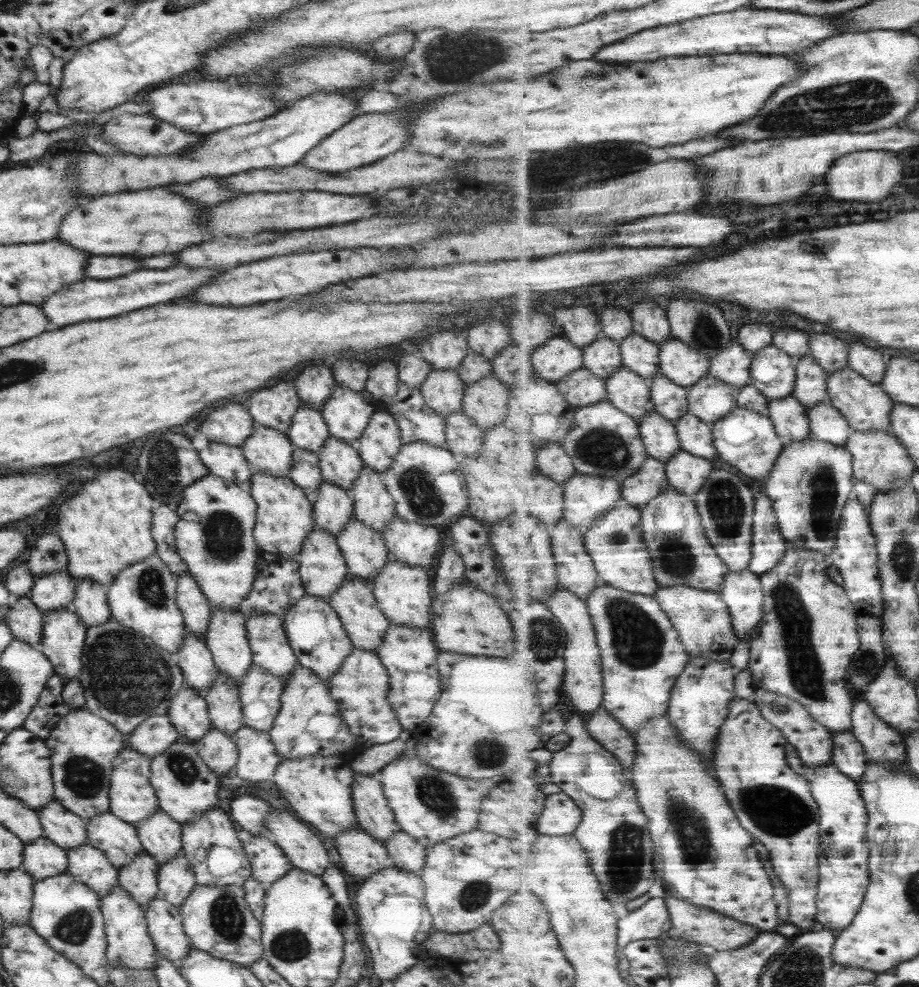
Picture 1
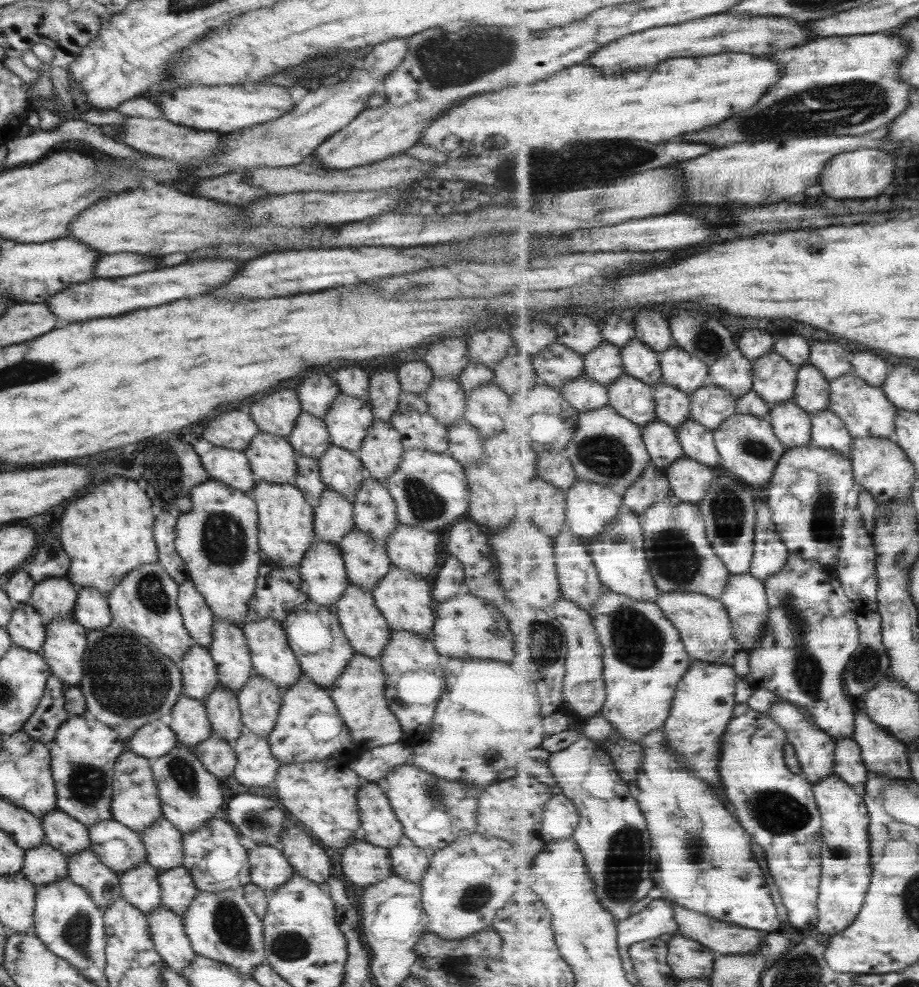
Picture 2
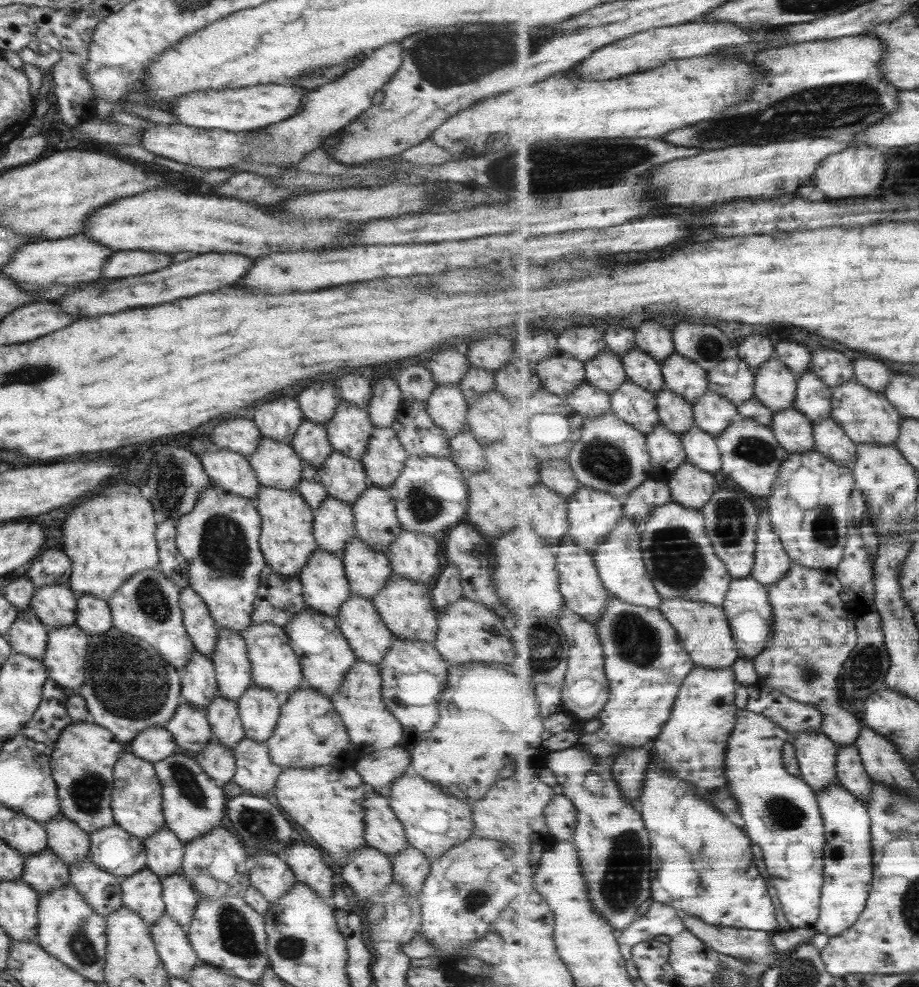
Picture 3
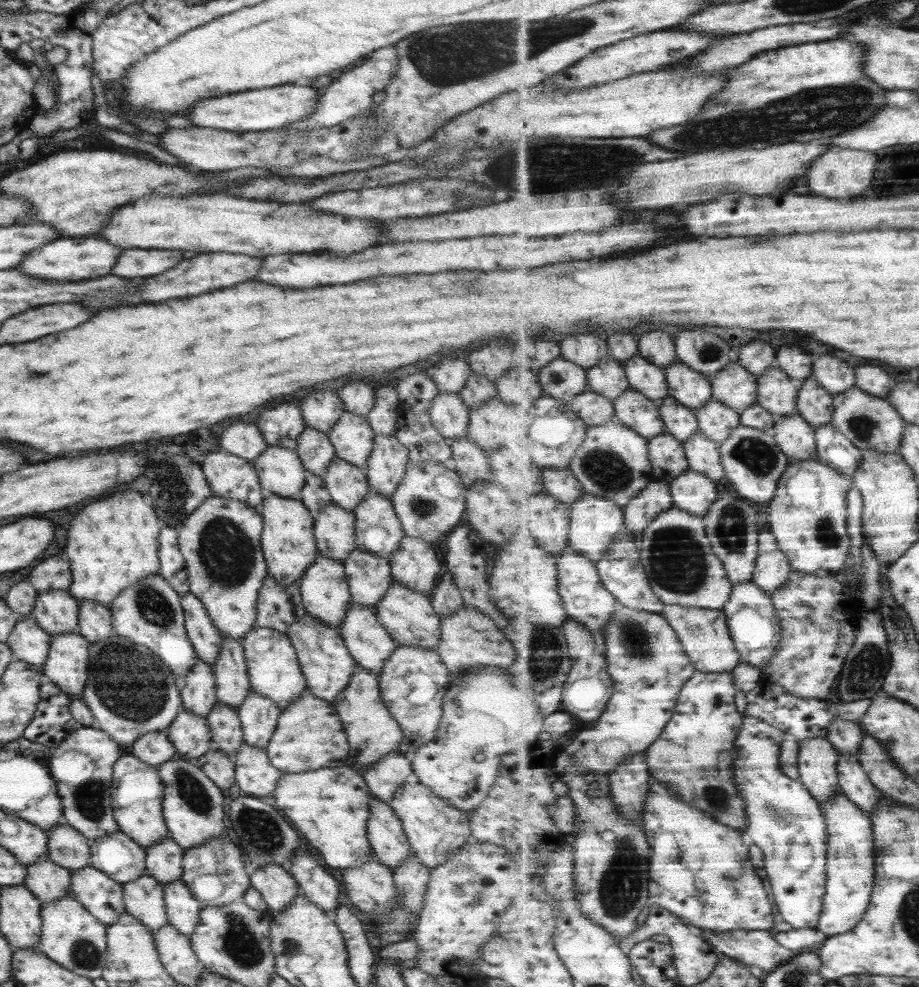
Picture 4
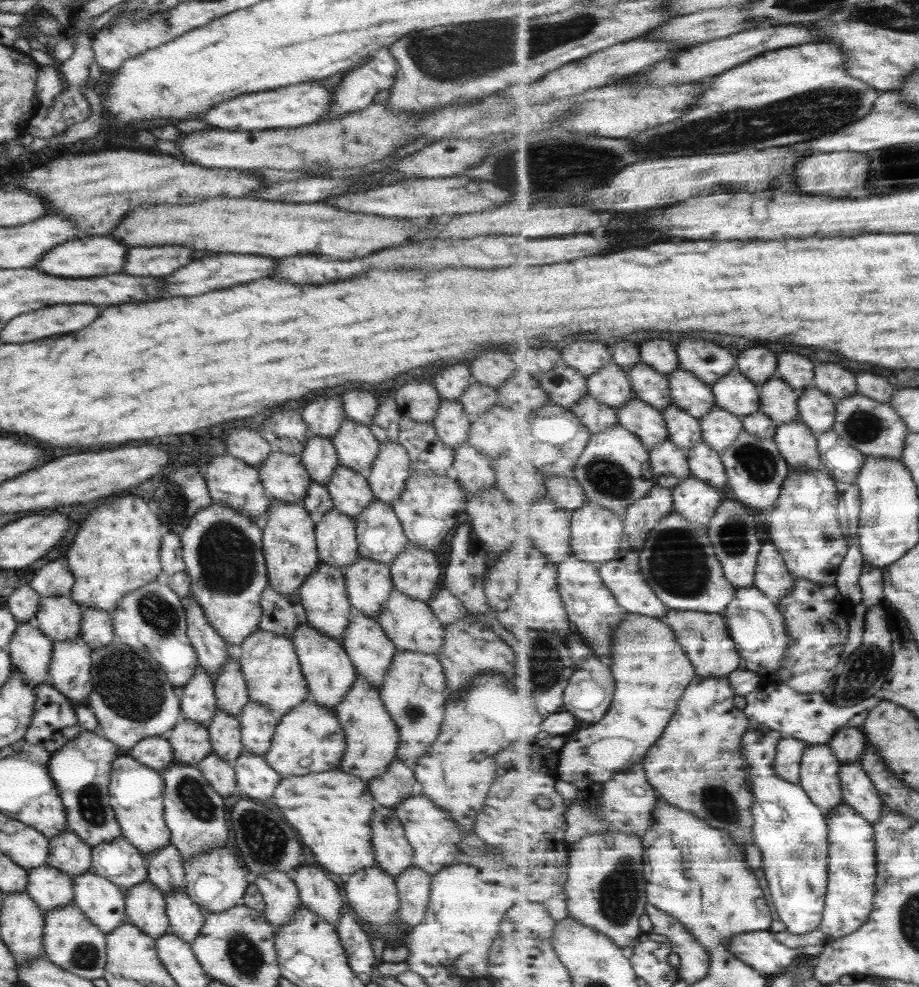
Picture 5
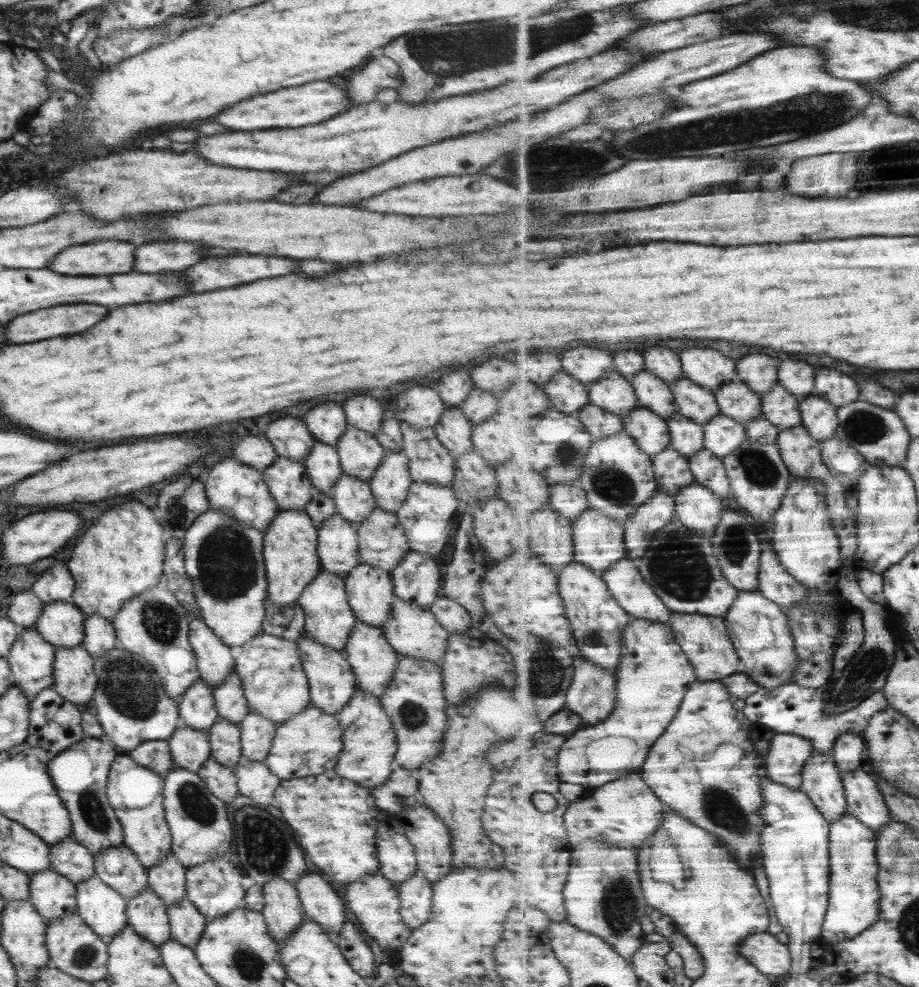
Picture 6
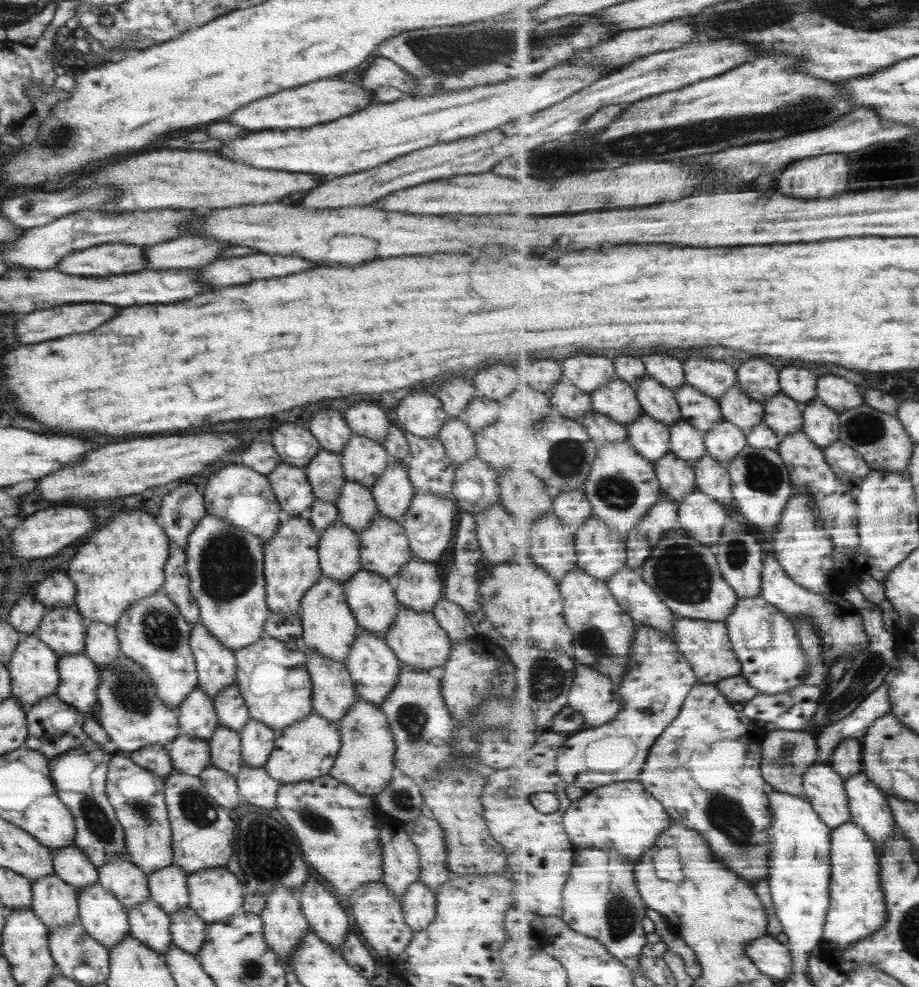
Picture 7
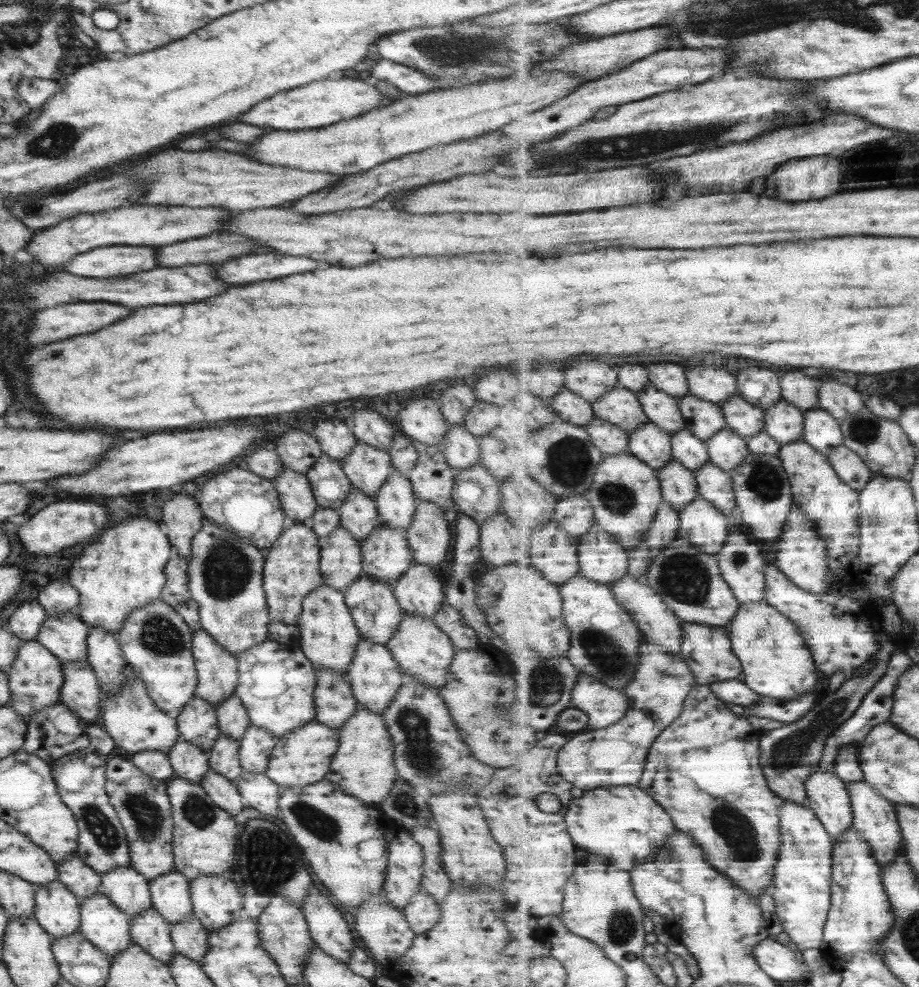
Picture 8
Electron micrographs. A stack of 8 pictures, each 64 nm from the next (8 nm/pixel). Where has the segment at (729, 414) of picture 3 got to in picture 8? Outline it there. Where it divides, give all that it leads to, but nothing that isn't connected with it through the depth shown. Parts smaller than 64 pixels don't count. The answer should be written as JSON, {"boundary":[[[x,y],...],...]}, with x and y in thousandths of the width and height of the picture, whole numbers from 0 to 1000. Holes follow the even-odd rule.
{"boundary":[[[791,432],[768,449],[771,452],[774,468],[797,480],[810,471],[817,457],[815,445],[801,438],[797,432]]]}

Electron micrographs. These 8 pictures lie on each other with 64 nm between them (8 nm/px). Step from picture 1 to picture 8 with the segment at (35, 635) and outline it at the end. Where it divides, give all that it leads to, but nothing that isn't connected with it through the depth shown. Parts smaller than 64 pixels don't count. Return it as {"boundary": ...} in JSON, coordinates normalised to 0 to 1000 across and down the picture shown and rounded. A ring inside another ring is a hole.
{"boundary":[[[39,647],[28,648],[21,657],[8,686],[12,705],[9,712],[14,720],[18,721],[28,732],[30,725],[35,725],[66,709],[65,698],[70,692],[67,671]]]}

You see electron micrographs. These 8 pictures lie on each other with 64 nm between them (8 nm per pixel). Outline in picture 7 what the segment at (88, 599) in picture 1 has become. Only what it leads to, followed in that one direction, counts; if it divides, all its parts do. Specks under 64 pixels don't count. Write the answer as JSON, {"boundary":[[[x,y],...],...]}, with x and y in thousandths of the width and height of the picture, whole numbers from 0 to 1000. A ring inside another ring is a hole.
{"boundary":[[[106,628],[96,629],[95,643],[92,646],[92,664],[107,675],[122,673],[132,659],[125,635]]]}

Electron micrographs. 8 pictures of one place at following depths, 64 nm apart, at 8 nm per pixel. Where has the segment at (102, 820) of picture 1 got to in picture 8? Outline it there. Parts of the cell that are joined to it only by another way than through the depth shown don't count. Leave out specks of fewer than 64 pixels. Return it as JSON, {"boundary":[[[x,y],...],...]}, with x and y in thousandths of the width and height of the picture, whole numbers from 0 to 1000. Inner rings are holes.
{"boundary":[[[144,877],[122,880],[115,887],[109,887],[108,904],[119,911],[135,926],[143,929],[165,917],[163,896]]]}

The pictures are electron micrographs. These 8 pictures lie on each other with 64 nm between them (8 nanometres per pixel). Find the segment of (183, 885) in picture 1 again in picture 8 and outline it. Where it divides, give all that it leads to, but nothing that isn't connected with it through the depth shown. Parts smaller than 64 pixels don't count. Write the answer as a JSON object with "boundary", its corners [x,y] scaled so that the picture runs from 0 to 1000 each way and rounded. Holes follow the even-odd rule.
{"boundary":[[[211,926],[199,930],[186,940],[190,966],[196,966],[196,968],[218,976],[226,961],[226,945],[227,943],[222,940]]]}

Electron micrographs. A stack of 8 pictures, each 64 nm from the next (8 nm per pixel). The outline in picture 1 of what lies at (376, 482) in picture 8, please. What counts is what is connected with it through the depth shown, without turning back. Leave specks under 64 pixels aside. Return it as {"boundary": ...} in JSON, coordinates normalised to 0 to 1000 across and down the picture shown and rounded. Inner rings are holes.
{"boundary":[[[366,389],[361,400],[349,413],[358,439],[382,451],[394,442],[408,411],[399,398],[387,398]]]}

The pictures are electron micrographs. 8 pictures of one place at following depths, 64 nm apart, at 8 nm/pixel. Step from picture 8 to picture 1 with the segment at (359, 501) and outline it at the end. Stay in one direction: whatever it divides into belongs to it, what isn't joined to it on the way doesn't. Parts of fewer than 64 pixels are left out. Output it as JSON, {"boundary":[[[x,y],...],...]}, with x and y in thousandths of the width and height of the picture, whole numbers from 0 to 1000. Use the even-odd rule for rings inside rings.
{"boundary":[[[360,442],[345,460],[351,486],[381,498],[394,479],[394,466],[381,450]]]}

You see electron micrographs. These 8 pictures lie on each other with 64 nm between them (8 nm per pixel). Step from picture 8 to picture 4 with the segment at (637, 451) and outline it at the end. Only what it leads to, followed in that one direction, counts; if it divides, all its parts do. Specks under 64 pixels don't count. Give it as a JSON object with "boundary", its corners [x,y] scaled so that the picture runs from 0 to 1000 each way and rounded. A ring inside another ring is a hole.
{"boundary":[[[686,393],[669,408],[670,422],[707,446],[726,437],[726,430],[717,411],[718,408],[707,404],[702,398]]]}

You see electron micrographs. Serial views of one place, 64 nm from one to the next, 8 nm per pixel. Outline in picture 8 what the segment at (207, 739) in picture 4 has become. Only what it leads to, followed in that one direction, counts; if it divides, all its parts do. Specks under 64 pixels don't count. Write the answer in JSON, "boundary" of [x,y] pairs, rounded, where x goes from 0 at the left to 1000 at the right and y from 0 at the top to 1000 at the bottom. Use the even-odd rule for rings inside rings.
{"boundary":[[[196,749],[182,766],[190,786],[218,793],[229,779],[226,762],[227,760],[221,760],[214,754]]]}

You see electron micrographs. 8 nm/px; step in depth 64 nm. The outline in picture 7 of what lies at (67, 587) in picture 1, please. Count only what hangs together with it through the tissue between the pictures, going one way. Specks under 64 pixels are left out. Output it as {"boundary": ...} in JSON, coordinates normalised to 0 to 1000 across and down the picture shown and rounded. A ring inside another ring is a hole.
{"boundary":[[[79,614],[54,616],[47,622],[42,635],[36,640],[51,652],[62,667],[92,661],[96,628]]]}

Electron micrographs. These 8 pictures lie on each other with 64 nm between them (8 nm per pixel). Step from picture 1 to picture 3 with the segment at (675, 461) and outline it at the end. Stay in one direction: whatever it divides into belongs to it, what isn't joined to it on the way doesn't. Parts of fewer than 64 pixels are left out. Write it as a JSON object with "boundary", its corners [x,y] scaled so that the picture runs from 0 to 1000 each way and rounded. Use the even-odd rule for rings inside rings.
{"boundary":[[[750,467],[733,479],[728,490],[732,507],[749,515],[762,517],[778,505],[781,493],[777,480],[757,473]]]}

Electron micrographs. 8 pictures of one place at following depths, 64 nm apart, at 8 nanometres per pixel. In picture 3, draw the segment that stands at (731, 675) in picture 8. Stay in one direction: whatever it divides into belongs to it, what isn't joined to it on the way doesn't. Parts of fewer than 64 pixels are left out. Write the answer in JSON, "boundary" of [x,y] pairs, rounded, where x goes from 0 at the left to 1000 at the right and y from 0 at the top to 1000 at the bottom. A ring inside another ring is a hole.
{"boundary":[[[724,606],[718,617],[739,638],[740,646],[758,675],[798,677],[804,671],[807,663],[803,661],[795,626],[788,613],[748,606]]]}

